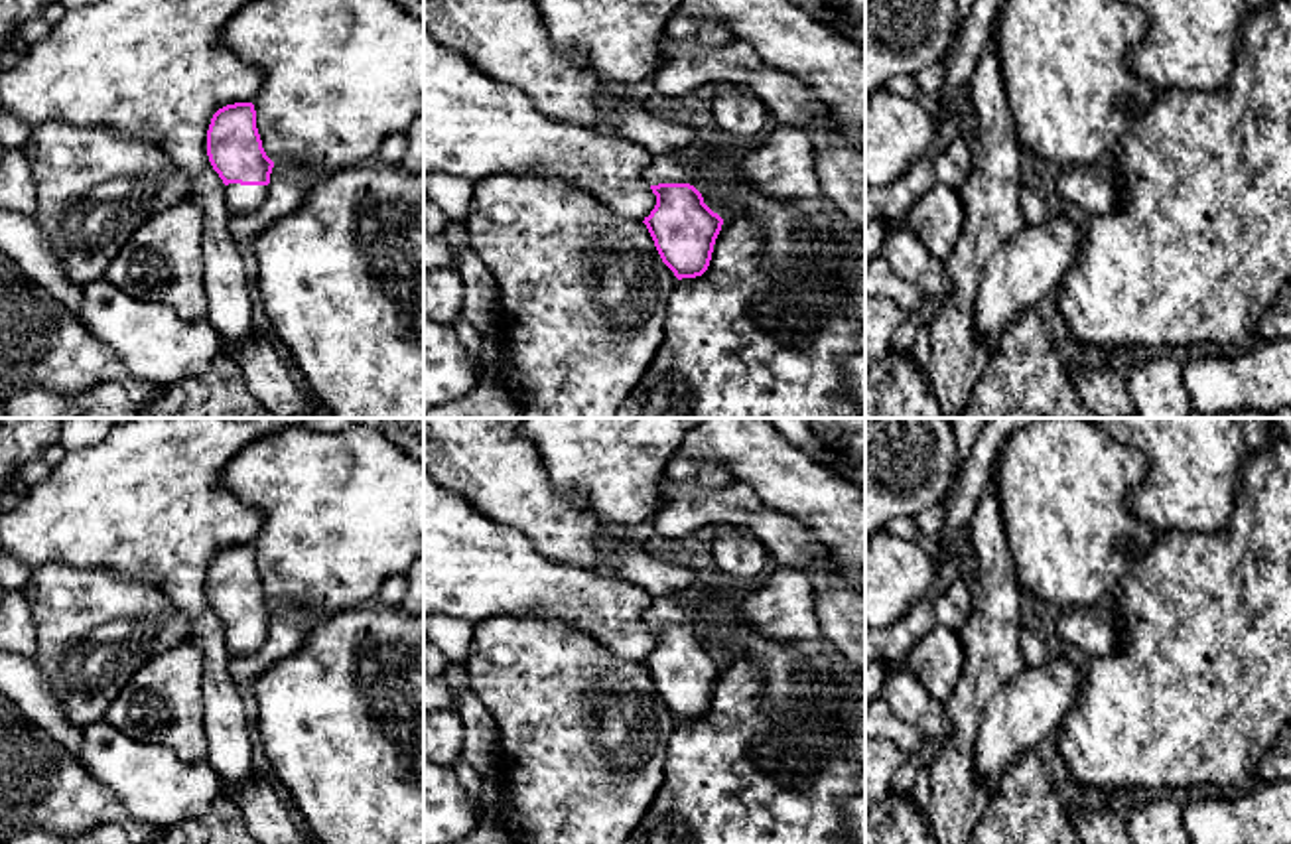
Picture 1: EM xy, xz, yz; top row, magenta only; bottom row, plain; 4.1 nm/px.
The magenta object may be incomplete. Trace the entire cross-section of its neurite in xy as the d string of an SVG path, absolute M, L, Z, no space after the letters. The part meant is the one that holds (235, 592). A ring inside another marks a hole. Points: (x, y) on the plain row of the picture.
M252 544L227 546L213 556L207 598L225 625L229 657L250 655L264 643L274 603L262 590Z

